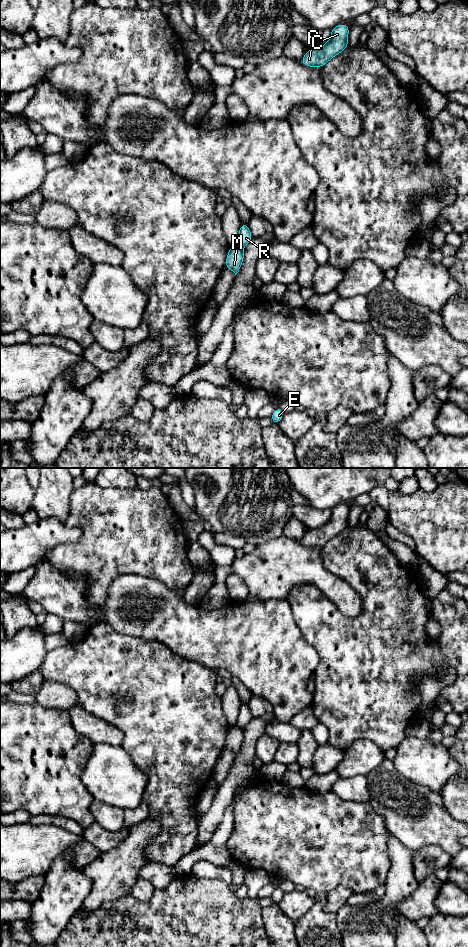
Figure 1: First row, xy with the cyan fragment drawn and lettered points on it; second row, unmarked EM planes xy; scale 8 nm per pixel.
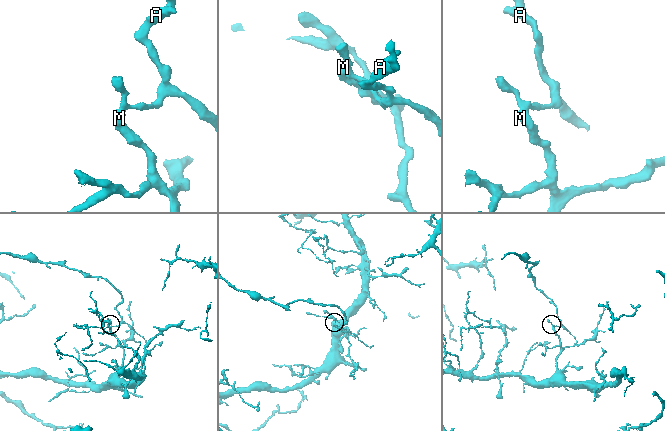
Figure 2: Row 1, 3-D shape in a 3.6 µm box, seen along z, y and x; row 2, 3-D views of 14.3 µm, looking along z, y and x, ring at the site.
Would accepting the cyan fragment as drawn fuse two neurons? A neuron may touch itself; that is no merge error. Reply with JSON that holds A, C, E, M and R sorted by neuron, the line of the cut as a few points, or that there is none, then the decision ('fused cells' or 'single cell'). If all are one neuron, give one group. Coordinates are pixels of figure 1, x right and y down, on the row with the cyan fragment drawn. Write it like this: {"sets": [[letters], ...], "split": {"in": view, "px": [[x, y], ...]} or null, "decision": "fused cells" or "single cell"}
{"sets": [["A", "C", "R"], ["E", "M"]], "split": {"in": "xy", "px": [[236, 244], [242, 249]]}, "decision": "fused cells"}

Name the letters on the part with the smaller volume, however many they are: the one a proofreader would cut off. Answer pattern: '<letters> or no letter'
A, C, R

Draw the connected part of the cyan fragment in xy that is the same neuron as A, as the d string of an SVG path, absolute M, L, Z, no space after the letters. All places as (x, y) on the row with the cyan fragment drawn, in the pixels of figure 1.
M345 23L333 27L329 41L319 48L308 49L300 62L308 67L322 68L348 47L349 28Z

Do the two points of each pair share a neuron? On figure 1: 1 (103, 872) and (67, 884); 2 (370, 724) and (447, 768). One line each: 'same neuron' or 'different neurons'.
1: different neurons
2: different neurons

